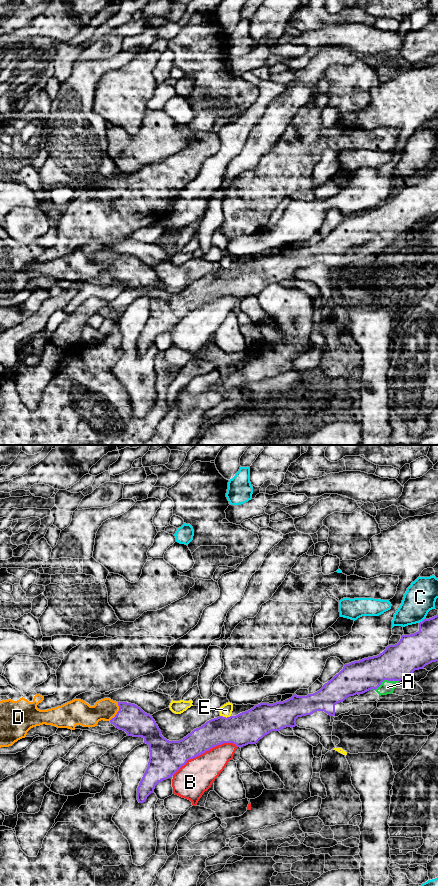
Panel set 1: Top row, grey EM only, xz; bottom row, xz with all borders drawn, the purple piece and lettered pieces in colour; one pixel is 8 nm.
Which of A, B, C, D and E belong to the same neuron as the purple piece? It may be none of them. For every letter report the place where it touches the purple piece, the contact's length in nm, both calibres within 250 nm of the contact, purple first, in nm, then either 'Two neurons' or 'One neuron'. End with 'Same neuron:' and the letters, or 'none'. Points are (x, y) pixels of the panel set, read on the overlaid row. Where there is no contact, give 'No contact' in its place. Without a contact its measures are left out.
A: Touches purple at xz (384, 679). Shared border 240 nm. Thickness 300 nm (purple) against 110 nm. One neuron
B: Touches purple at xz (204, 752). Shared border 600 nm. Thickness 220 nm (purple) against 280 nm. Two neurons
C: Touches purple at xz (423, 620). Shared border 80 nm. Thickness 280 nm (purple) against 260 nm. Two neurons
D: Touches purple at xz (117, 712). Shared border 170 nm. Thickness 220 nm (purple) against 180 nm. One neuron
E: Touches purple at xz (225, 717). Shared border 90 nm. Thickness 260 nm (purple) against 100 nm. Two neurons
Same neuron: A, D

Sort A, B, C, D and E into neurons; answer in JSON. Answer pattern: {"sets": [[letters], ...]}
{"sets": [["A", "D"], ["B"], ["C"], ["E"]]}

